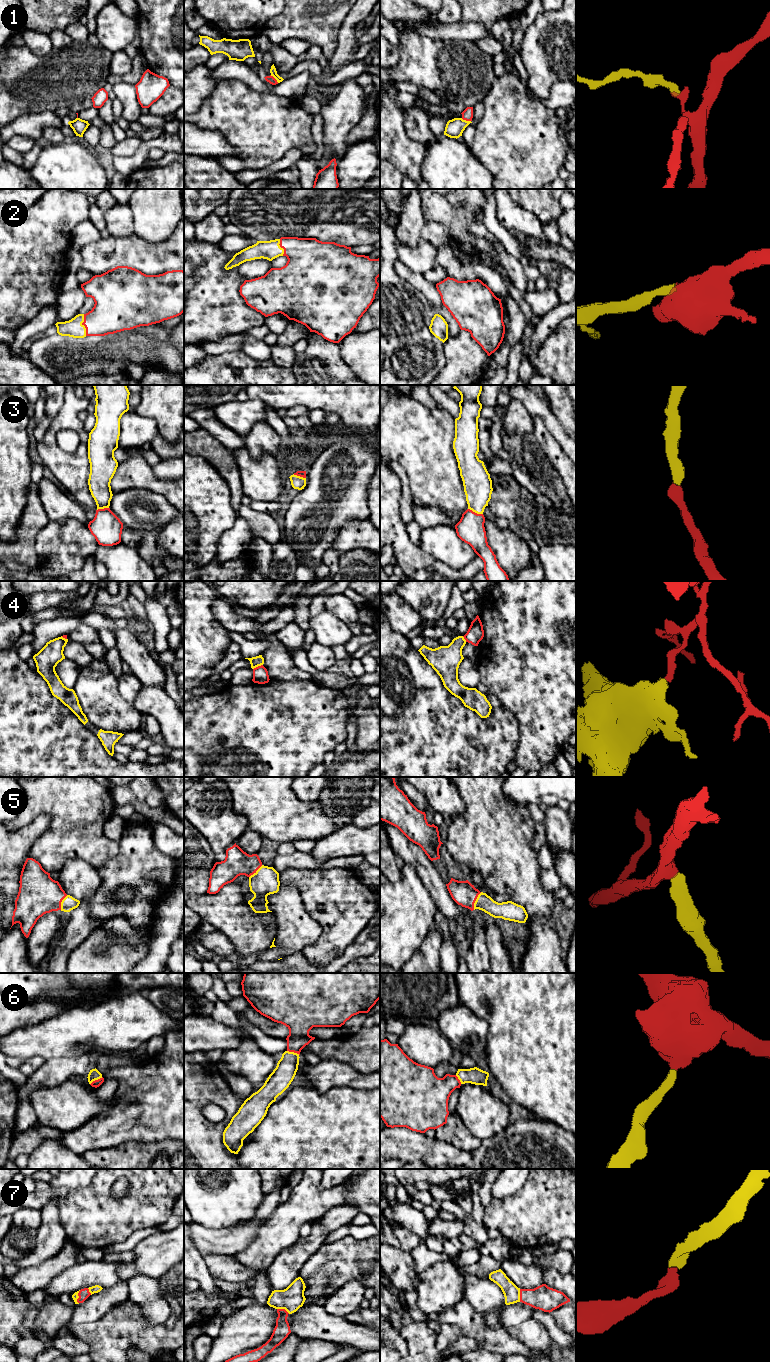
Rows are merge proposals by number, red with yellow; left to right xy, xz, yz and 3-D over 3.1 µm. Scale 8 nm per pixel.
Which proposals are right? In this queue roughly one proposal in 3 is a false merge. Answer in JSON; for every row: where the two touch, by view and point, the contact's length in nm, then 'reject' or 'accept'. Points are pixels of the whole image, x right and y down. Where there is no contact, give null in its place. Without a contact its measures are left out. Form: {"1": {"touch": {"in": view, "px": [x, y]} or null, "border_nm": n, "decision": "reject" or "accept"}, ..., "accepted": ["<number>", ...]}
{"1": {"touch": {"in": "yz", "px": [466, 120]}, "border_nm": 80, "decision": "reject"}, "2": {"touch": {"in": "xy", "px": [83, 324]}, "border_nm": 180, "decision": "accept"}, "3": {"touch": {"in": "yz", "px": [474, 512]}, "border_nm": 130, "decision": "accept"}, "4": {"touch": {"in": "xz", "px": [258, 666]}, "border_nm": 90, "decision": "reject"}, "5": {"touch": {"in": "yz", "px": [475, 900]}, "border_nm": 160, "decision": "accept"}, "6": {"touch": {"in": "xy", "px": [96, 1080]}, "border_nm": 120, "decision": "accept"}, "7": {"touch": {"in": "yz", "px": [520, 1295]}, "border_nm": 100, "decision": "accept"}, "accepted": ["2", "3", "5", "6", "7"]}

